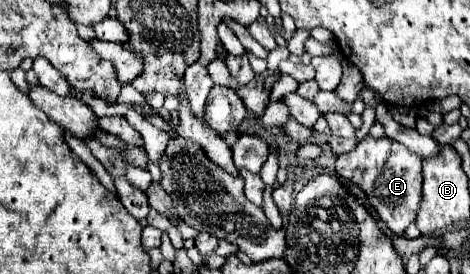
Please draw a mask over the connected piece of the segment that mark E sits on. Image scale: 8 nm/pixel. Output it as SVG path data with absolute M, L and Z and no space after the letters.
M366 135L360 145L336 159L336 175L358 185L370 197L370 205L378 211L378 217L386 221L386 225L396 233L402 235L406 227L416 219L420 195L422 195L422 167L420 157L408 153L406 147L400 143L382 137L374 139Z

